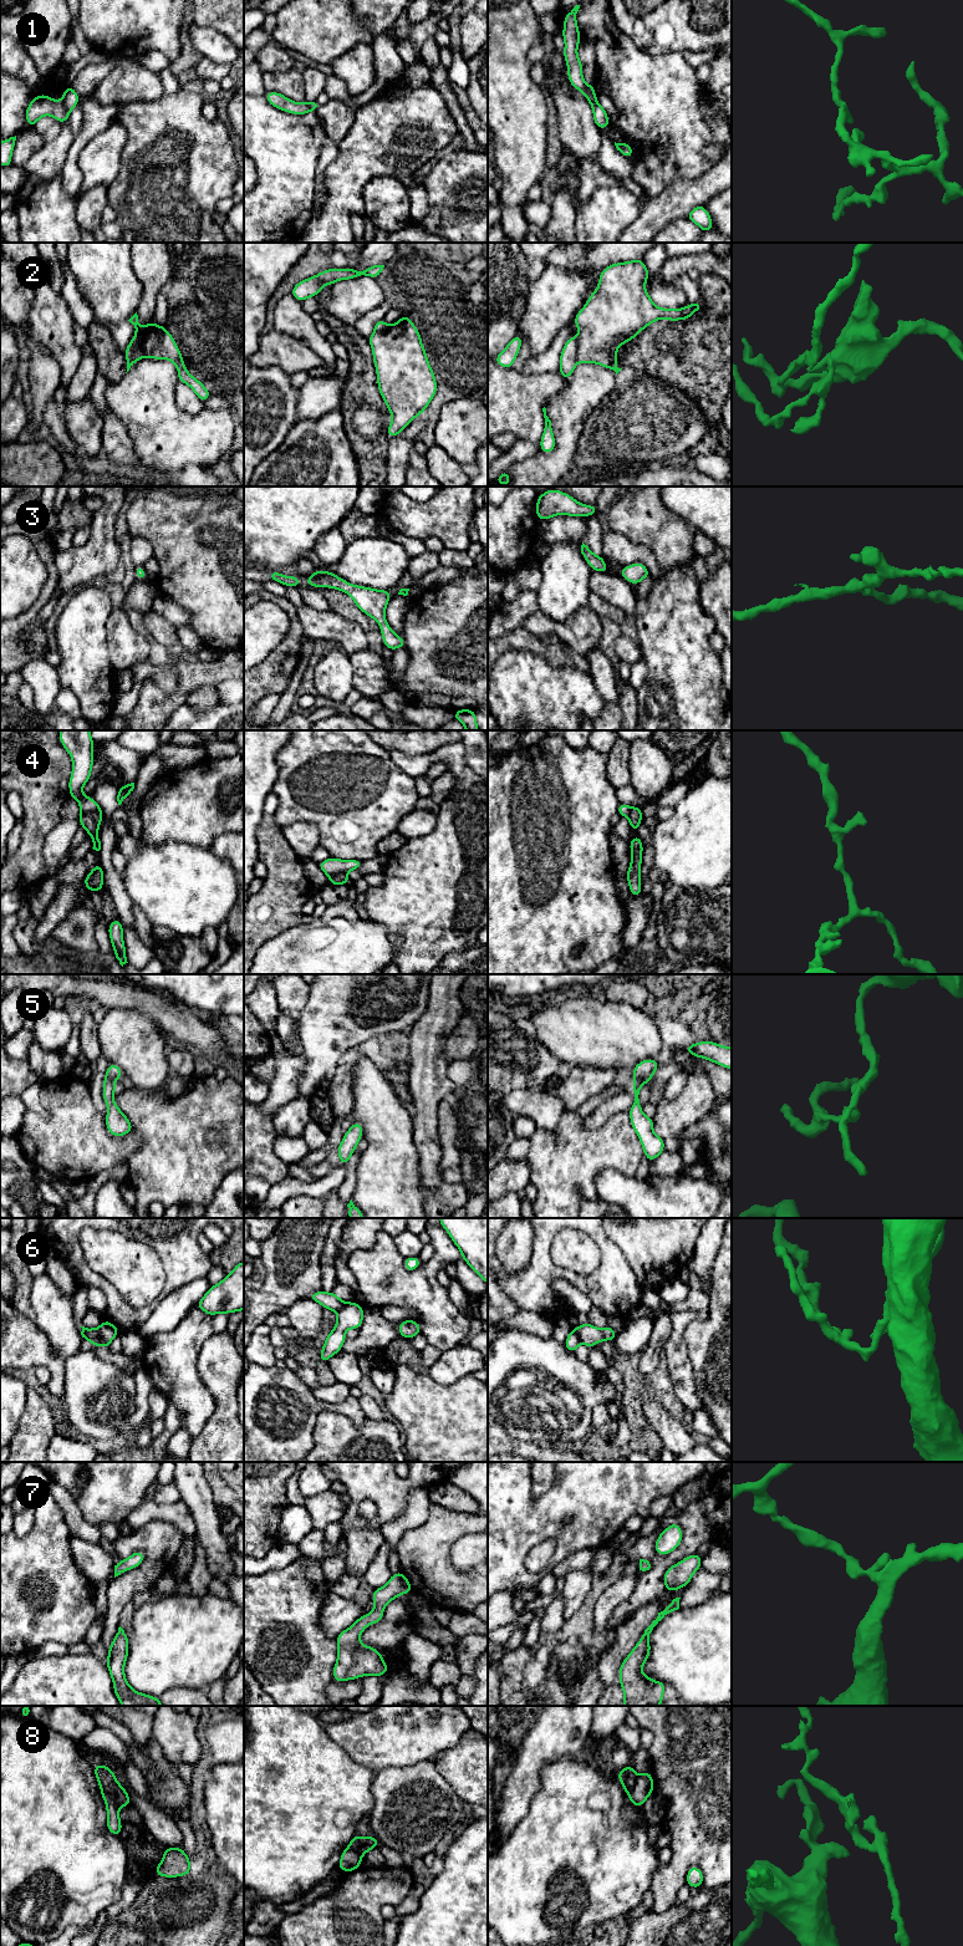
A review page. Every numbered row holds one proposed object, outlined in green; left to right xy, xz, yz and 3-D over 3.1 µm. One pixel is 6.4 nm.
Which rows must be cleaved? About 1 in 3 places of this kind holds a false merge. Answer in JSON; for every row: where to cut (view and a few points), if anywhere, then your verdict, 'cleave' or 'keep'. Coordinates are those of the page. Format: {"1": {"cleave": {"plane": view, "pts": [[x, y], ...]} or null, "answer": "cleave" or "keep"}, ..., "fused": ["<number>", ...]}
{"1": {"cleave": {"plane": "xy", "pts": [[62, 100], [69, 111]]}, "answer": "cleave"}, "2": {"cleave": {"plane": "xy", "pts": [[142, 355], [136, 347], [134, 353], [130, 358], [126, 357]]}, "answer": "cleave"}, "3": {"cleave": null, "answer": "keep"}, "4": {"cleave": {"plane": "xy", "pts": [[101, 809], [81, 815]]}, "answer": "cleave"}, "5": {"cleave": null, "answer": "keep"}, "6": {"cleave": {"plane": "xy", "pts": [[96, 1329], [108, 1343]]}, "answer": "cleave"}, "7": {"cleave": null, "answer": "keep"}, "8": {"cleave": {"plane": "xy", "pts": [[101, 1789], [111, 1796], [118, 1809]]}, "answer": "cleave"}, "fused": ["1", "2", "4", "6", "8"]}

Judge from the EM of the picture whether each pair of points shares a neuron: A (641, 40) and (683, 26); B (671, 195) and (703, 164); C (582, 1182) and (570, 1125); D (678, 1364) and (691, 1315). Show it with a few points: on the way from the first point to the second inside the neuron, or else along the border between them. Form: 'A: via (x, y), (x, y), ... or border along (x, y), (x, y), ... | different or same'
A: via (650, 29), (660, 19), (672, 19) | same
B: border along (713, 166), (706, 172), (686, 179) | different
C: via (571, 1168), (571, 1139) | same
D: via (677, 1351), (678, 1328) | same

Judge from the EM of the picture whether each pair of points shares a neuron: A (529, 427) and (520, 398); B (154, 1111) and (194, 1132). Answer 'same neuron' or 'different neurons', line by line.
A: same neuron
B: same neuron

